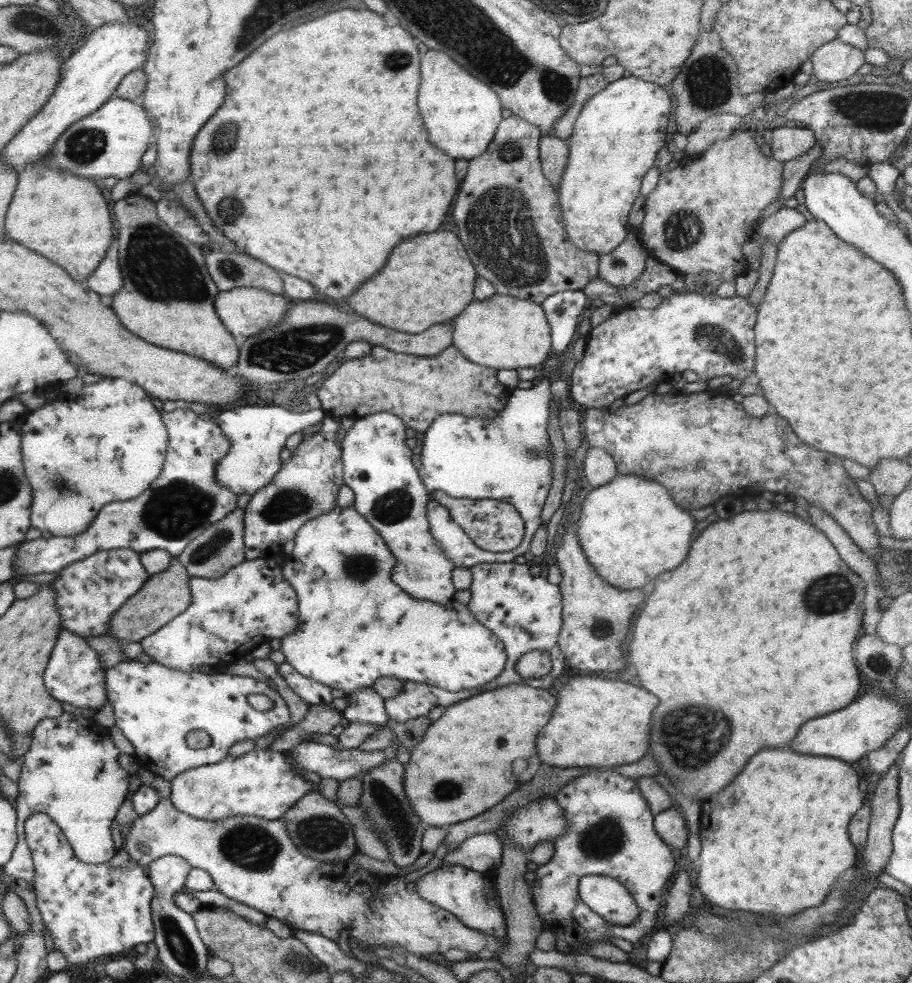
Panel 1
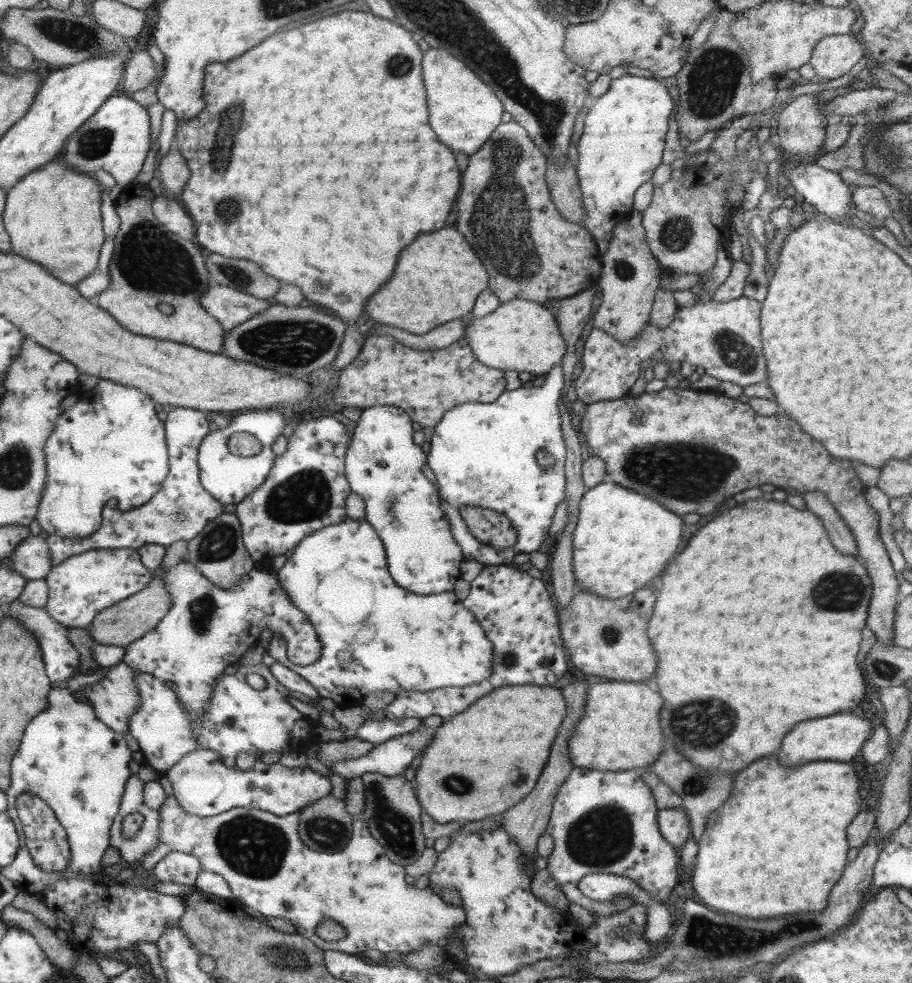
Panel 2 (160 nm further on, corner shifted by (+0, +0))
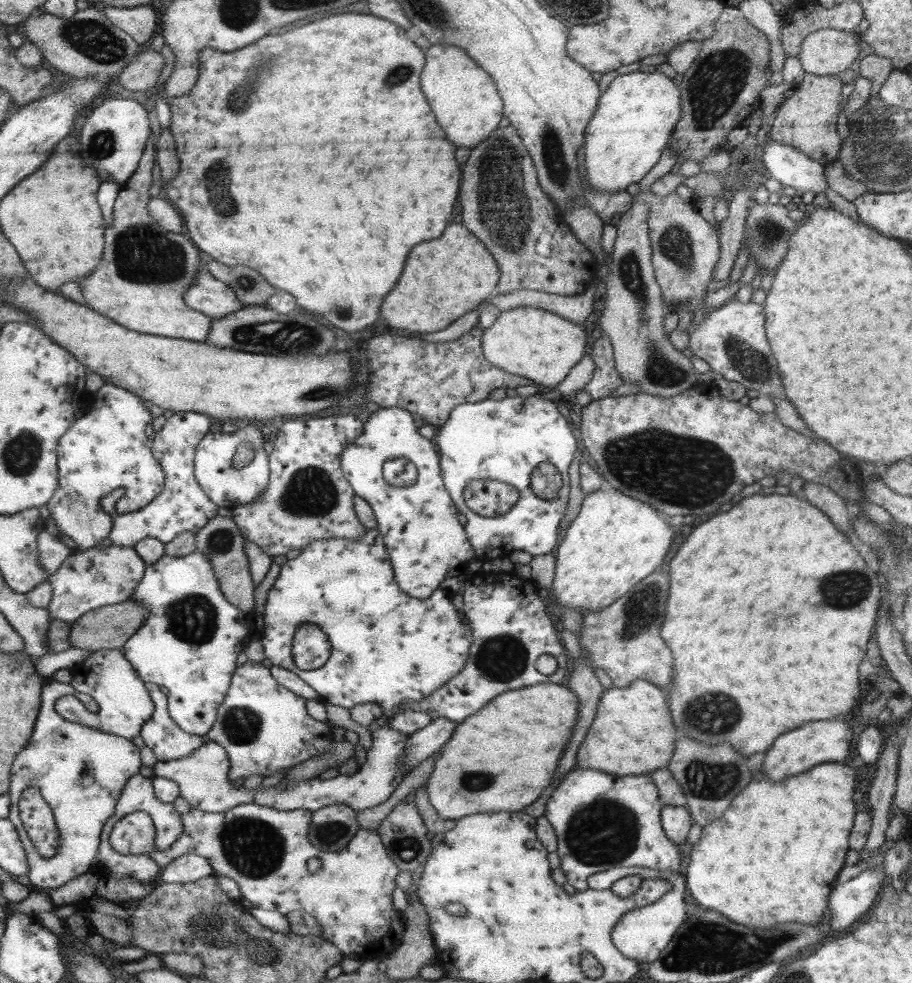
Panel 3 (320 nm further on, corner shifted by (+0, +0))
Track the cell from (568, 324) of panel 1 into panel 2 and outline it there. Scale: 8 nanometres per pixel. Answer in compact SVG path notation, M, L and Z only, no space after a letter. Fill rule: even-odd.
M557 364L545 374L540 387L505 390L491 403L470 401L455 406L434 427L427 464L437 478L444 516L464 561L509 565L517 554L530 555L544 545L556 507L565 500L567 450L559 409L564 387L564 371ZM538 450L546 450L556 460L550 469L542 469L536 463ZM461 506L479 506L506 515L518 533L516 546L510 550L494 550L492 546L480 544L468 532L460 516Z

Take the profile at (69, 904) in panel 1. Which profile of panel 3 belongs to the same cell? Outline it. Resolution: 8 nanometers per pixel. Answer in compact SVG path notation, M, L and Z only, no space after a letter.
M35 787L22 791L18 803L19 817L42 858L52 858L59 847L59 832L51 806Z

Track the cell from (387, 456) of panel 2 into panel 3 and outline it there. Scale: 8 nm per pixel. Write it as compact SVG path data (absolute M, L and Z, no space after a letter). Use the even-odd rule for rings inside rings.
M398 407L380 408L364 423L363 433L344 444L341 452L341 469L344 478L353 491L370 504L376 518L377 530L383 537L384 546L394 571L396 585L404 594L424 600L428 598L446 578L456 578L464 574L468 562L476 557L464 526L458 522L457 507L446 490L441 472L439 454L430 439L420 435L414 414ZM407 458L417 468L417 479L410 487L390 486L383 477L383 464L390 459Z

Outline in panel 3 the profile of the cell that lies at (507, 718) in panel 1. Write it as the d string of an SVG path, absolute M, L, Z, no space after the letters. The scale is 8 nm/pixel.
M556 684L508 690L456 726L425 785L430 804L445 819L492 811L522 811L550 785L578 720L578 698Z

